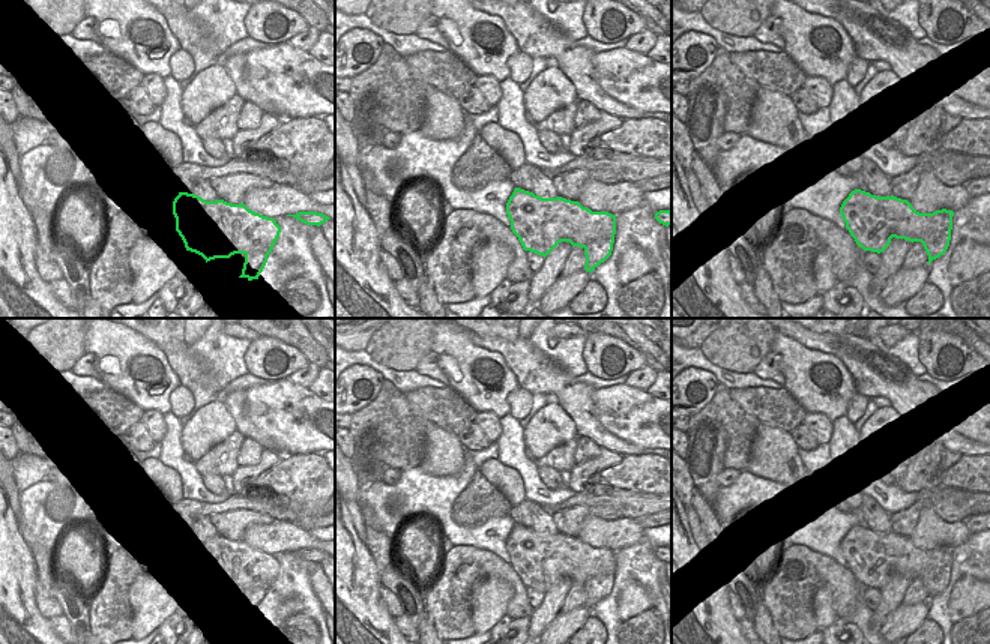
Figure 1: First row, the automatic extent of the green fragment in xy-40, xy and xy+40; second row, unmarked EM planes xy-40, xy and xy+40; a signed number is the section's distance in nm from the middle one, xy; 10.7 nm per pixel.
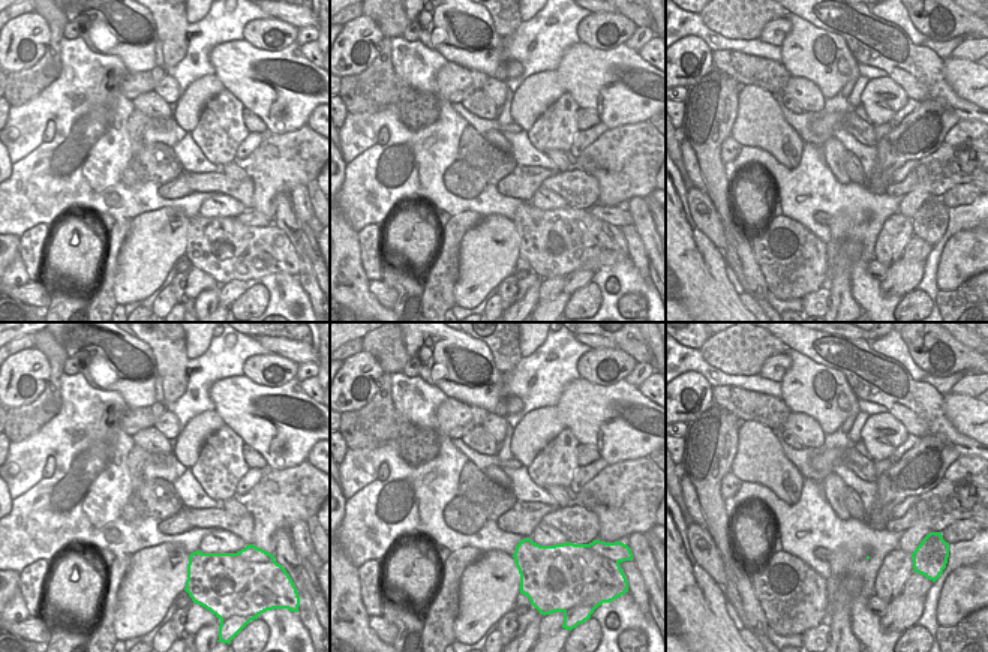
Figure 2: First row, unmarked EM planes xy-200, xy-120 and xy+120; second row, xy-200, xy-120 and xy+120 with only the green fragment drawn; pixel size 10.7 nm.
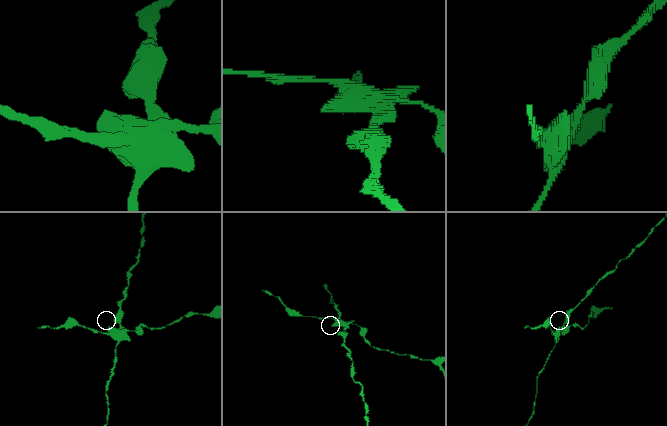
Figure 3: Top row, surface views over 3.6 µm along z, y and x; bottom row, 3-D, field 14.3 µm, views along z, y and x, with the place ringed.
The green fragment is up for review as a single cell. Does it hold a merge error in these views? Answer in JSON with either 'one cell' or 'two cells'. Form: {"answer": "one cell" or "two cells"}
{"answer": "two cells"}

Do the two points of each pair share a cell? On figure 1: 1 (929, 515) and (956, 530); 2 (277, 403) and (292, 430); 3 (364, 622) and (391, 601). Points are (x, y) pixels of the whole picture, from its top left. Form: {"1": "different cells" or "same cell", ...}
{"1": "same cell", "2": "same cell", "3": "different cells"}

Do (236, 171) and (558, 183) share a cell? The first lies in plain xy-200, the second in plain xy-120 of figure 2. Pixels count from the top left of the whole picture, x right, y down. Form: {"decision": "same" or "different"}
{"decision": "different"}

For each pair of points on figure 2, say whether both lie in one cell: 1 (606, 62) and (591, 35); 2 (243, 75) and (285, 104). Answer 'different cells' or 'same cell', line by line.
1: different cells
2: same cell

